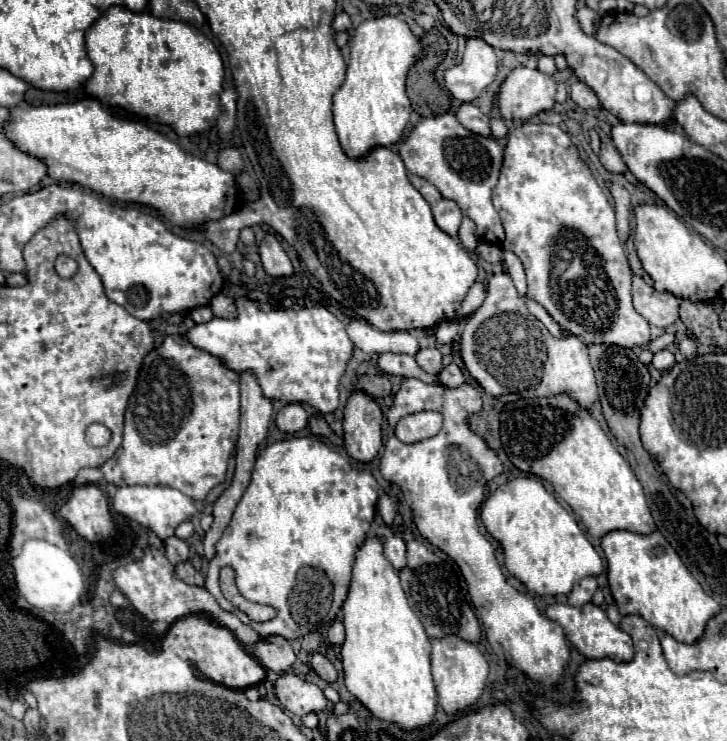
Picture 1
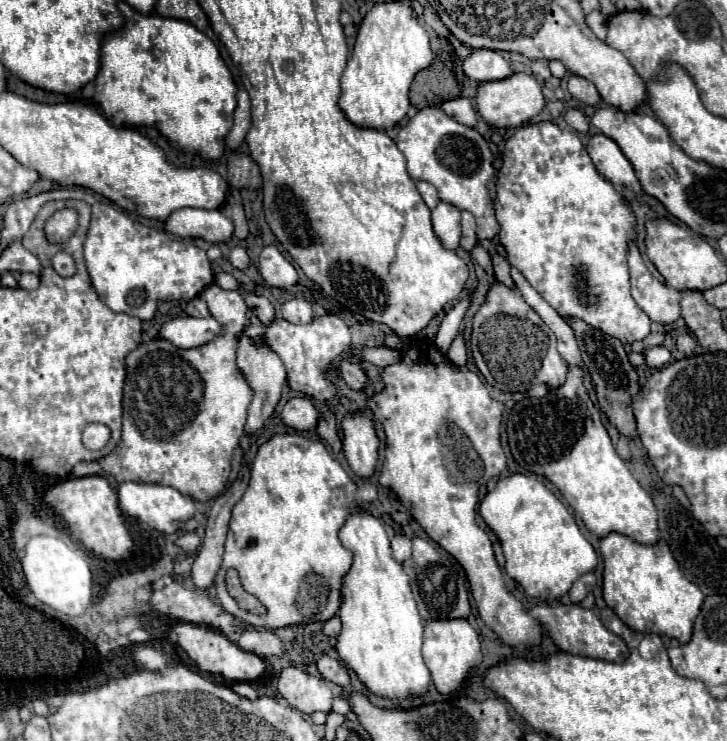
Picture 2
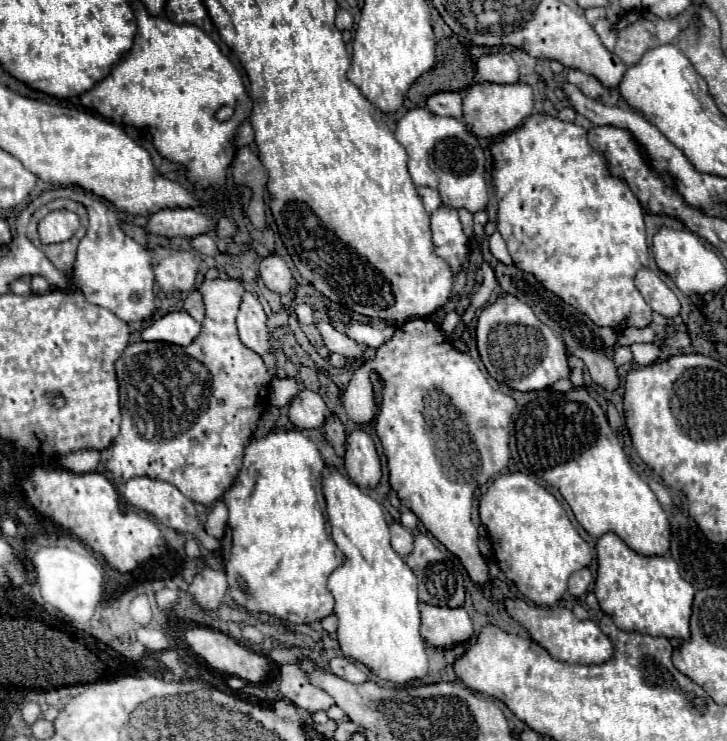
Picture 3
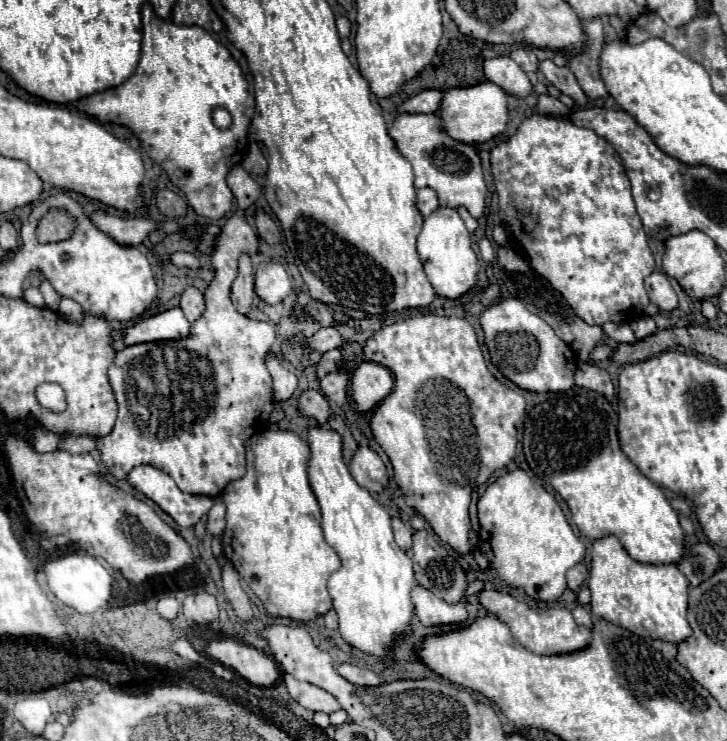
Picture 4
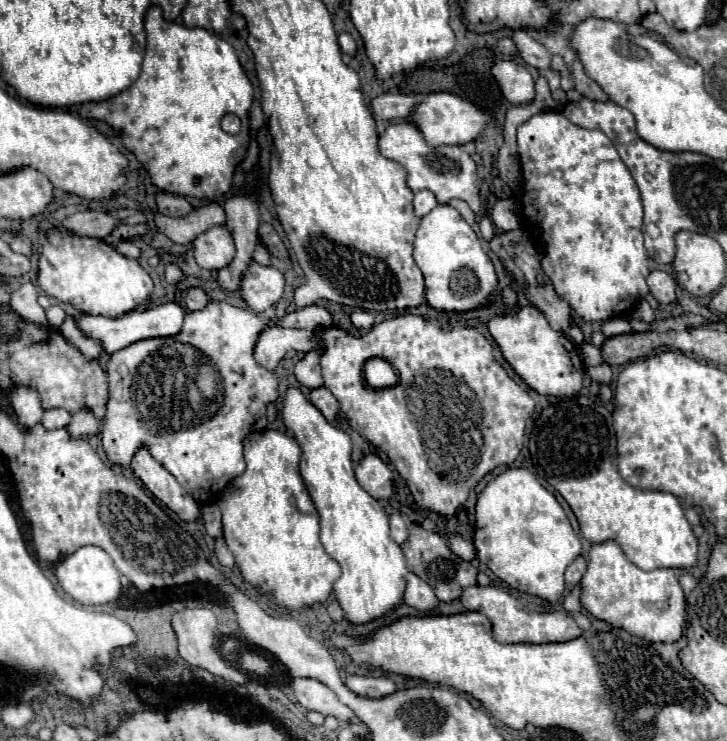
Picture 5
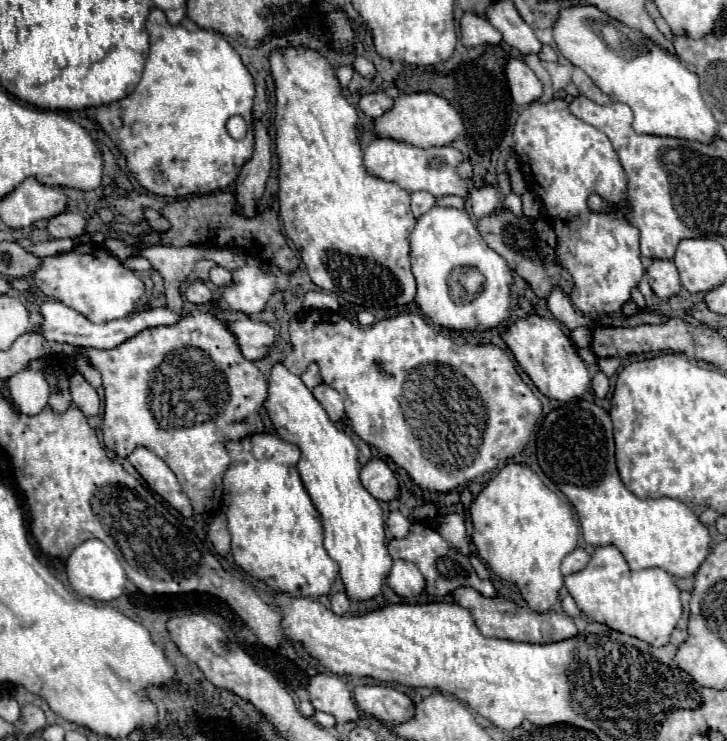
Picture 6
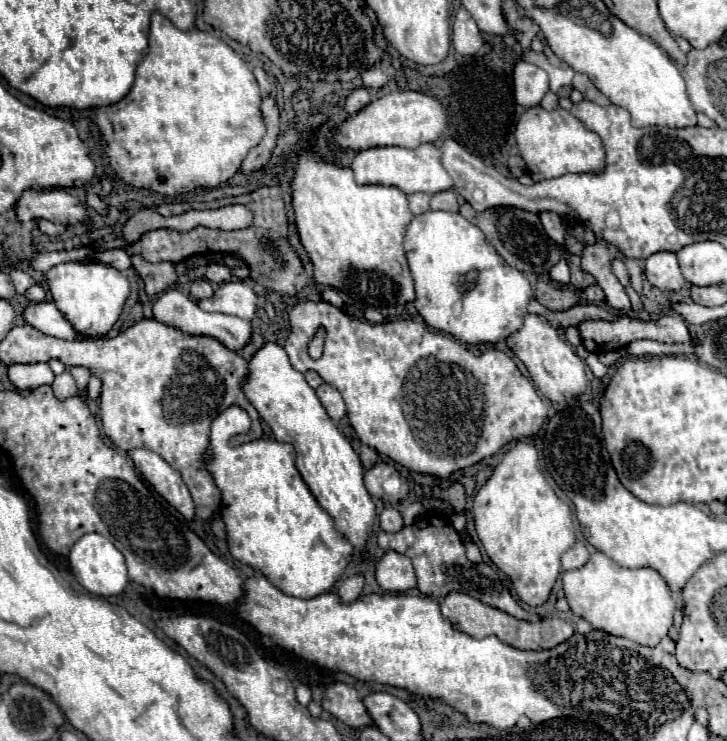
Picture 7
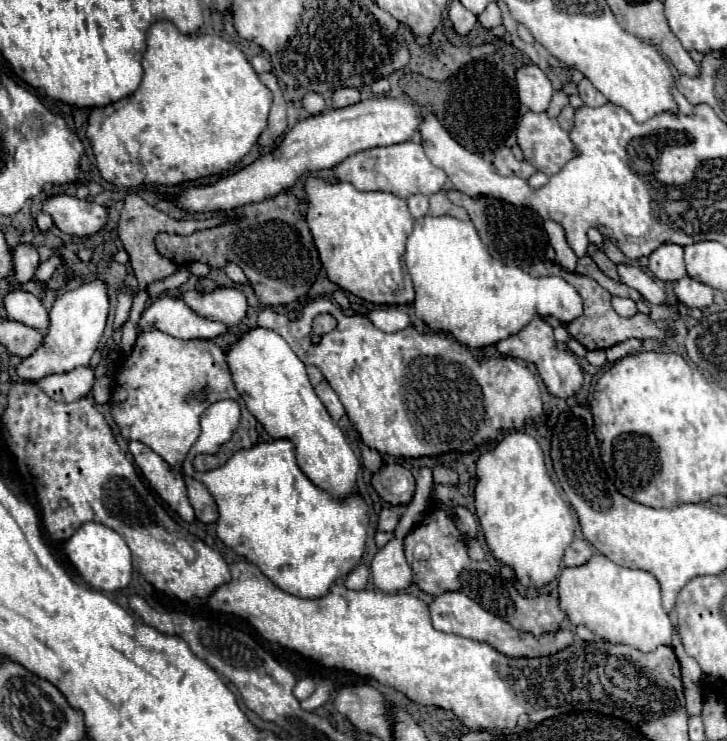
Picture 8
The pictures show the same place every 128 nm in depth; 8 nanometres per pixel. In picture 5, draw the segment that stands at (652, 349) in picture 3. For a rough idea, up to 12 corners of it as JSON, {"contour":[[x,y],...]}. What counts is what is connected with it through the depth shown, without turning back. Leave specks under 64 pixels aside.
{"contour":[[612,318],[602,324],[604,336],[632,332],[628,320]]}

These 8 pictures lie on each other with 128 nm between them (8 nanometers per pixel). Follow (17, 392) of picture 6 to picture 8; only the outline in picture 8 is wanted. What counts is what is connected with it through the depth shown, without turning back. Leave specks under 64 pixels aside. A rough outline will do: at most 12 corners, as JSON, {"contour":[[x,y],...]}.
{"contour":[[104,282],[56,298],[42,346],[18,366],[38,382],[86,366],[108,318]]}

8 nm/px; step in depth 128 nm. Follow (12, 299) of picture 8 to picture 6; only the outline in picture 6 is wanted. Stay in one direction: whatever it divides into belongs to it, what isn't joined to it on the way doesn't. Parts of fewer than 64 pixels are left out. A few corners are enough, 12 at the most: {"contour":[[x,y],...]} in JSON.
{"contour":[[58,300],[40,306],[48,340],[116,348],[144,328],[176,324],[168,308],[106,324],[88,322]]}

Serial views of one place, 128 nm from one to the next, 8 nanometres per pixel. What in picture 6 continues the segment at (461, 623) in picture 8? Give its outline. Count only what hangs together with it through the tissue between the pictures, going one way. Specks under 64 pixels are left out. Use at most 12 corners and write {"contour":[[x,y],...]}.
{"contour":[[472,588],[452,598],[484,636],[548,644],[574,638],[574,620],[532,612]]}

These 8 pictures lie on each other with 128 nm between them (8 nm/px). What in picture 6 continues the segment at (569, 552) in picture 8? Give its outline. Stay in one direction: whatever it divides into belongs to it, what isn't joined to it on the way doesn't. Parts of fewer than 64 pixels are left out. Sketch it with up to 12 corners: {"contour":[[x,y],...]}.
{"contour":[[576,548],[562,560],[562,574],[574,574],[588,564],[584,548]]}

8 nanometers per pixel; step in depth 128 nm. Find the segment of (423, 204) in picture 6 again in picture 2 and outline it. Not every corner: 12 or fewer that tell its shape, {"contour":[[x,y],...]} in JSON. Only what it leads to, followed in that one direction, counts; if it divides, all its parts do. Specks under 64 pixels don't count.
{"contour":[[416,182],[428,208],[440,202],[436,188],[428,182]]}

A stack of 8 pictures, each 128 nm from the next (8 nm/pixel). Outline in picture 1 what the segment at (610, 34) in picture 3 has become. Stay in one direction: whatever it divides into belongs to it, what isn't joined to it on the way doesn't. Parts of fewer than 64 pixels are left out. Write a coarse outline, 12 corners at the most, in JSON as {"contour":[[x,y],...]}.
{"contour":[[588,6],[578,10],[580,26],[586,34],[596,34],[598,12]]}

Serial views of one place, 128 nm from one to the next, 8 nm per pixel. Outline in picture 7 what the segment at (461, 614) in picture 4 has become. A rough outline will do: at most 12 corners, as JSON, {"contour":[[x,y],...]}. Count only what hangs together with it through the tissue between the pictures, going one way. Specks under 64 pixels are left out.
{"contour":[[388,550],[376,564],[376,582],[388,592],[416,588],[412,562]]}

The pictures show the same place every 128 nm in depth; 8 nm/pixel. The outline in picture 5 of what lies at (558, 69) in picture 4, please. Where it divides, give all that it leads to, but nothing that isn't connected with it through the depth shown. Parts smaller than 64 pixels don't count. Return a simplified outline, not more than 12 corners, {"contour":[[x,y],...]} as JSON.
{"contour":[[524,28],[512,40],[526,64],[546,70],[552,54]]}

